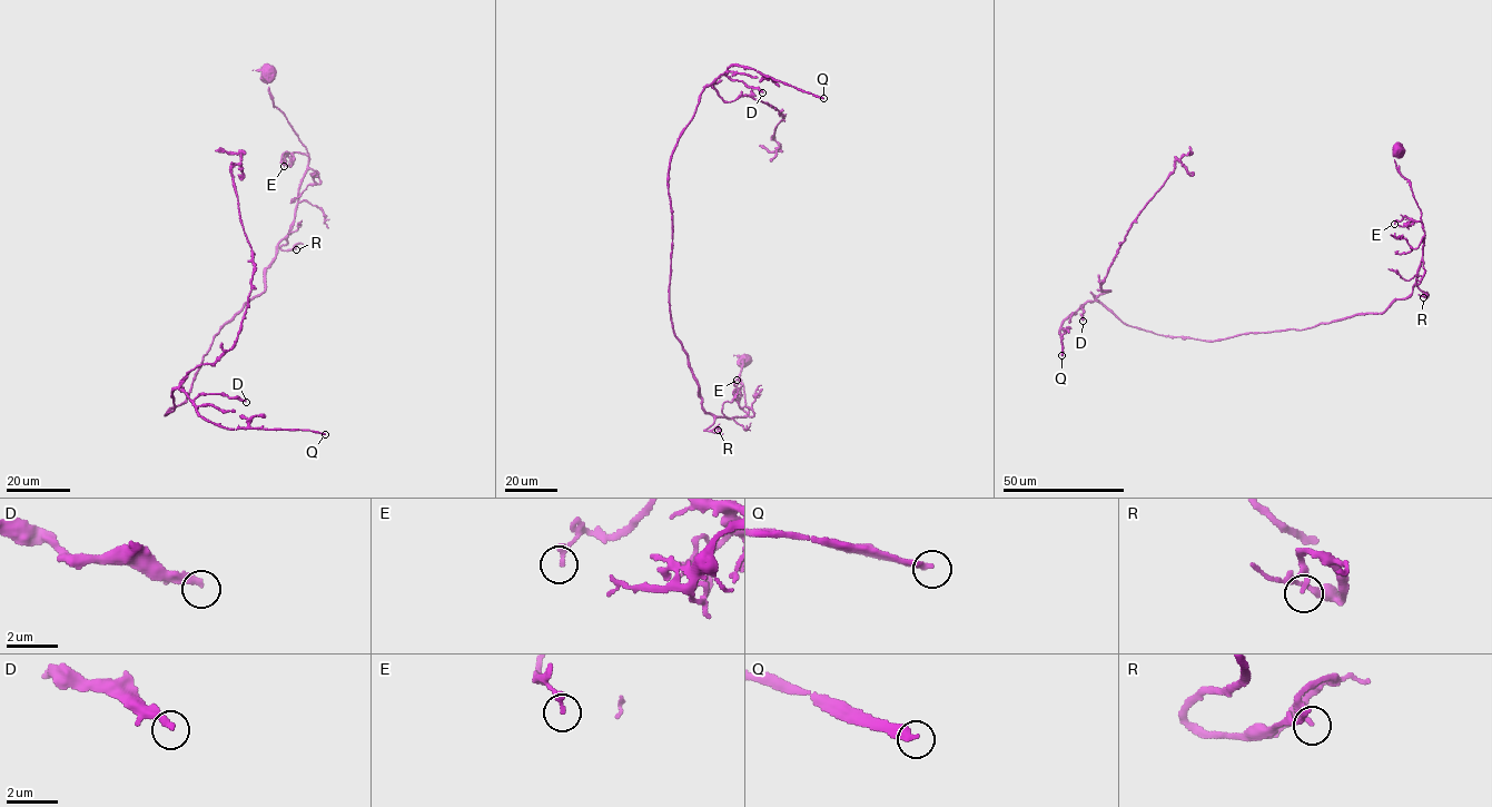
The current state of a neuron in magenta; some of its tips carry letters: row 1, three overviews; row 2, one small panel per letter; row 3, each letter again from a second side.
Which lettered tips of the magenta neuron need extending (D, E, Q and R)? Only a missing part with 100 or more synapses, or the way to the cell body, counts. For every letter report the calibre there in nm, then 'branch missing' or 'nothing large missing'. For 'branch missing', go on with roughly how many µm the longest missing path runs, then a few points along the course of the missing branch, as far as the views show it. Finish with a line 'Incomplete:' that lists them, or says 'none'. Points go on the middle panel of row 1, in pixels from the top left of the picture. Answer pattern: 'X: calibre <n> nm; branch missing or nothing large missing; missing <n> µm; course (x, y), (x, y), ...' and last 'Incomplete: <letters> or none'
D: calibre 280 nm; nothing large missing
E: calibre 220 nm; nothing large missing
Q: calibre 280 nm; branch missing; missing 70 µm; course (823, 98), (851, 106), (861, 116), (886, 120), (878, 129), (861, 125), (860, 139), (873, 138), (877, 141)
R: calibre 160 nm; nothing large missing
Incomplete: Q

